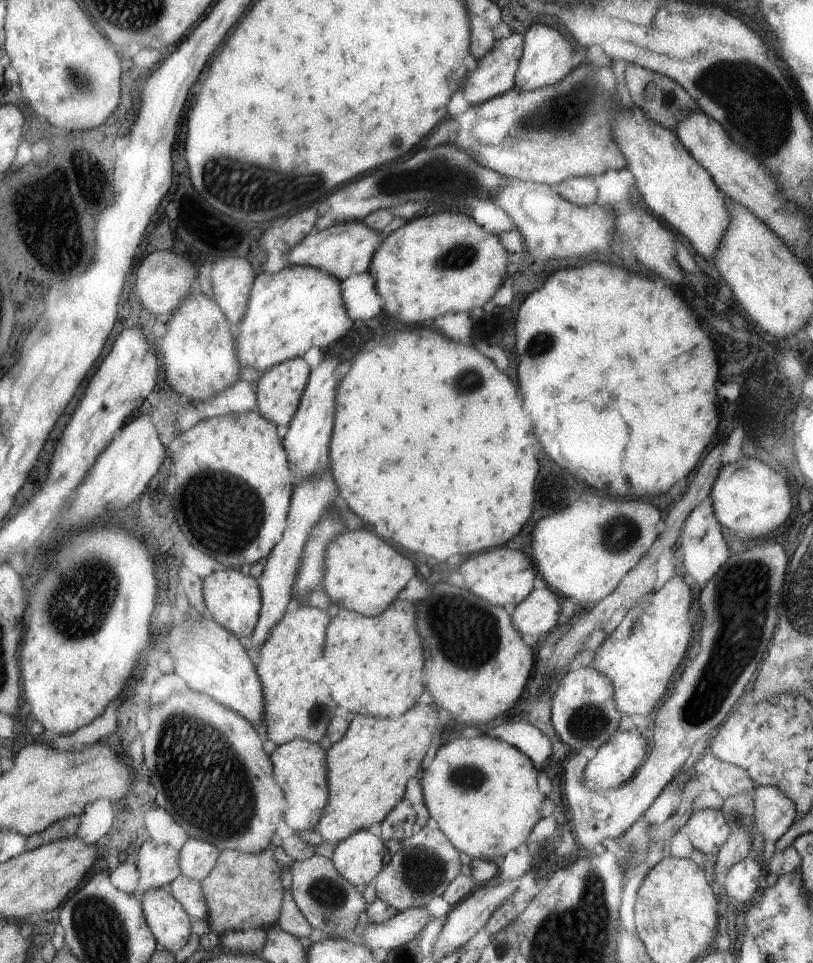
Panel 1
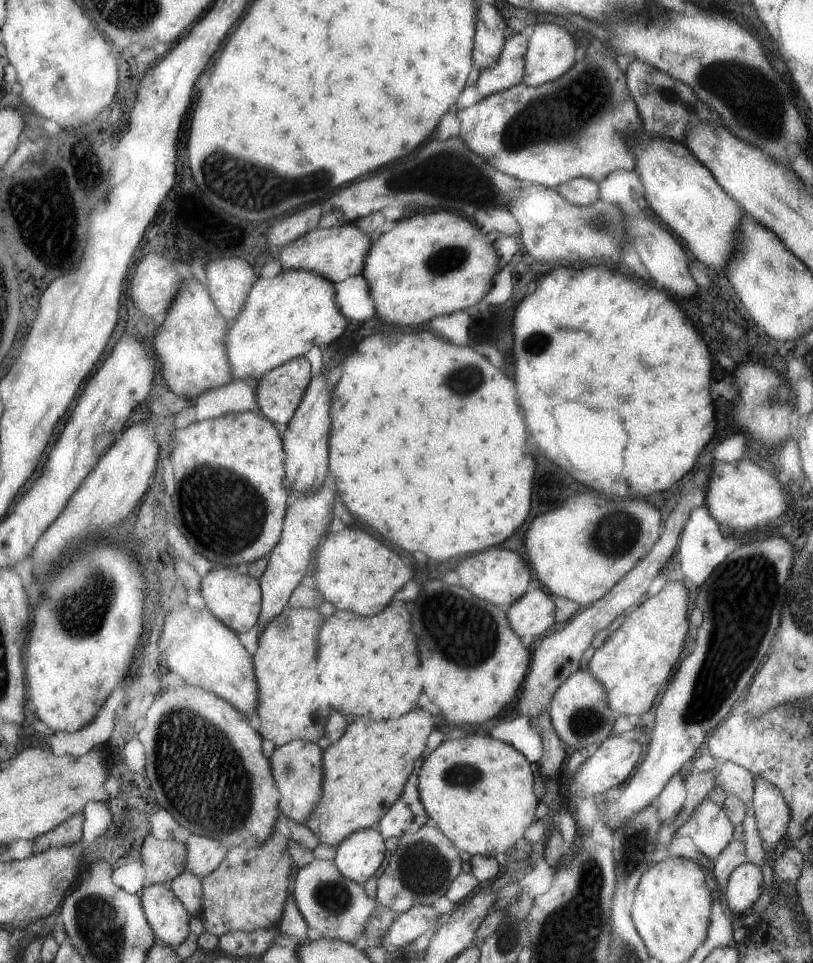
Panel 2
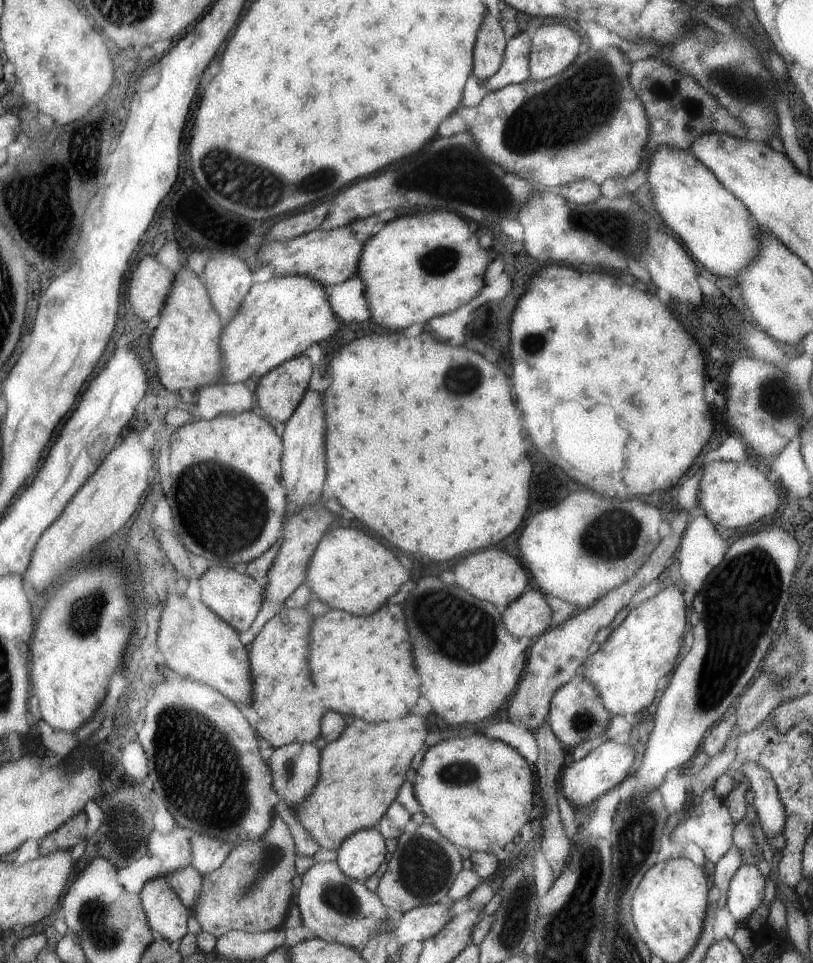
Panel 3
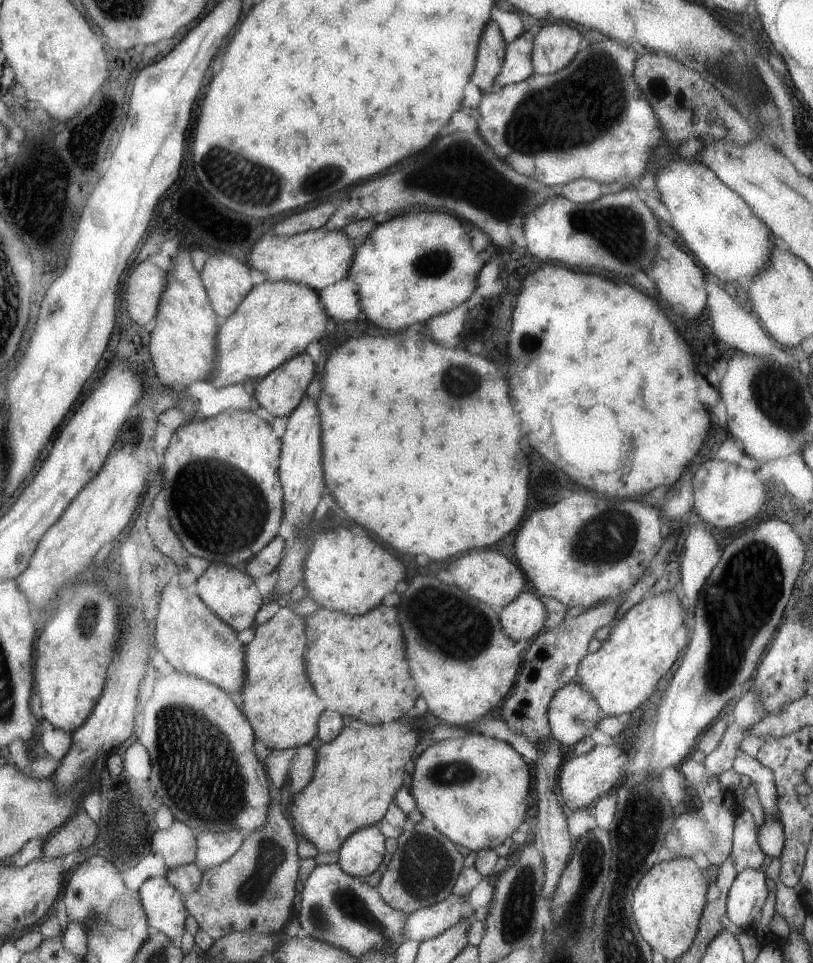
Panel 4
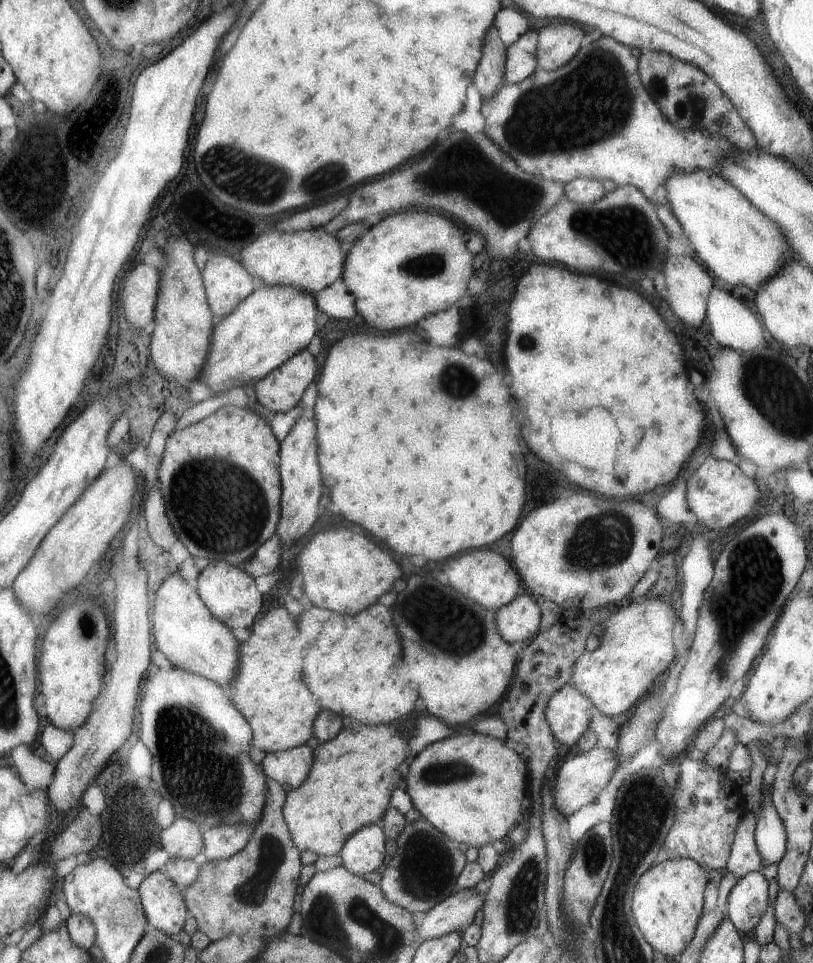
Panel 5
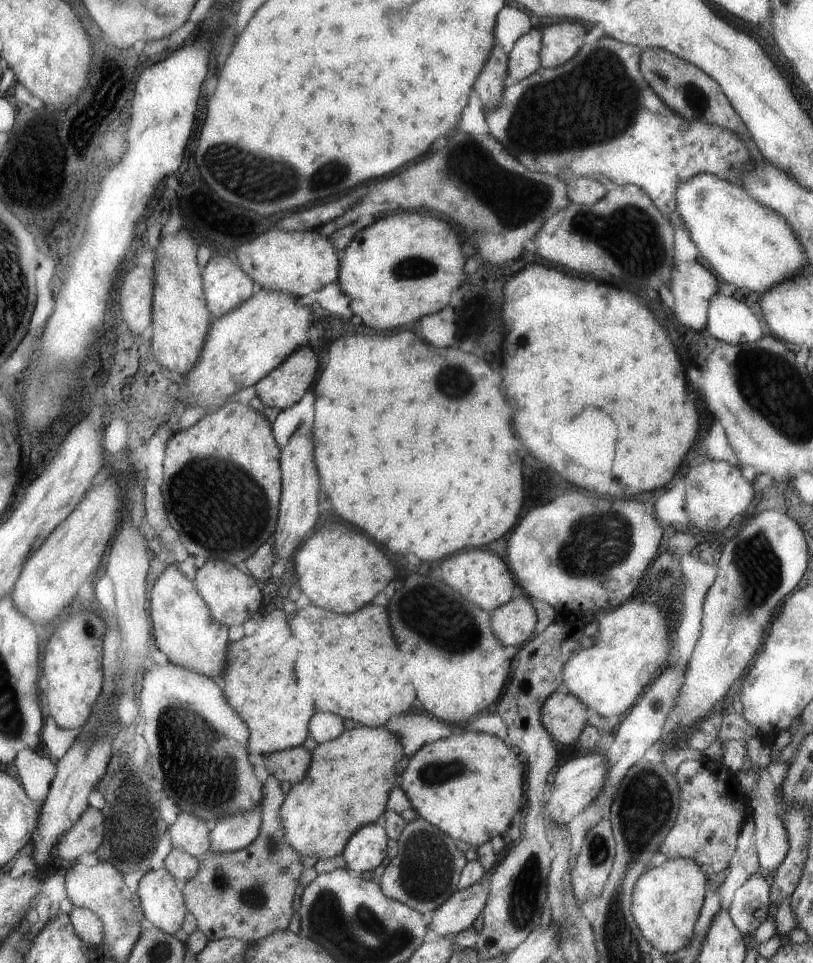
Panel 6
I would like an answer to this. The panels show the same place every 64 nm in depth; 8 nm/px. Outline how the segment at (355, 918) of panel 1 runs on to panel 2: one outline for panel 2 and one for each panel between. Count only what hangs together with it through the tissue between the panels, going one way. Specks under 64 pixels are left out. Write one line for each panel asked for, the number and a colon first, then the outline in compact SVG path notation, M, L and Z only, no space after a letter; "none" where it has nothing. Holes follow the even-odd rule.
2: M315 860L299 868L295 882L295 900L311 930L319 930L327 940L345 940L355 944L361 934L367 932L367 922L379 906L379 898L371 898L365 888L345 878L335 860Z

